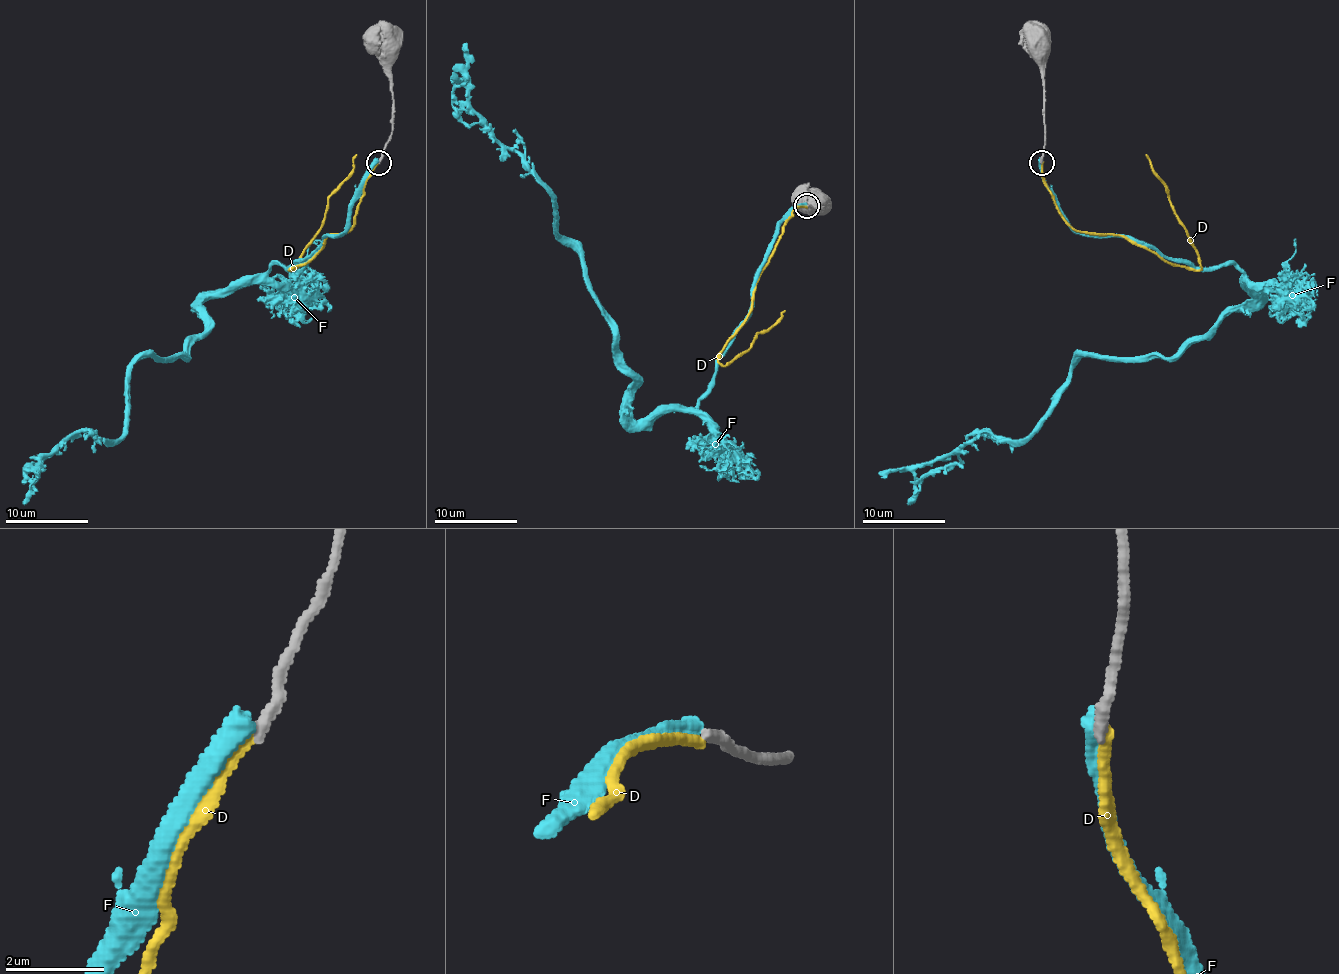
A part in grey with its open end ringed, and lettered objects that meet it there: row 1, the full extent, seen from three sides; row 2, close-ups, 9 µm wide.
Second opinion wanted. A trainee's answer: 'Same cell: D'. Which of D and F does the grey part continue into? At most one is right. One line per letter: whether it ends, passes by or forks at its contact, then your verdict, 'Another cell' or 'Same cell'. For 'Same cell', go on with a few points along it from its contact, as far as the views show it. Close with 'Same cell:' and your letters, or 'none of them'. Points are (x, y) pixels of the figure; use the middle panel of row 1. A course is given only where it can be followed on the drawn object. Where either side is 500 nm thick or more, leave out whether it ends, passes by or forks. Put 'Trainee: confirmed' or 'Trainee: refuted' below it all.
D: It ends there. Same cell. Its course: (806, 205), (798, 205), (785, 222), (750, 312), (719, 362), (725, 366), (744, 353), (785, 309)
F: It ends there. Another cell
Same cell: D
Trainee: confirmed

